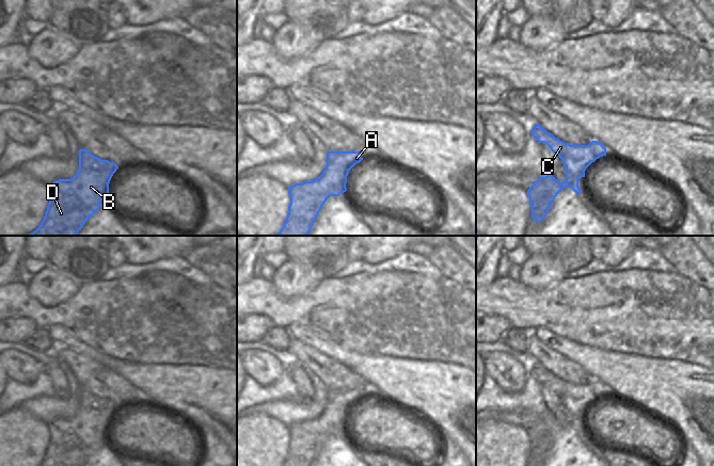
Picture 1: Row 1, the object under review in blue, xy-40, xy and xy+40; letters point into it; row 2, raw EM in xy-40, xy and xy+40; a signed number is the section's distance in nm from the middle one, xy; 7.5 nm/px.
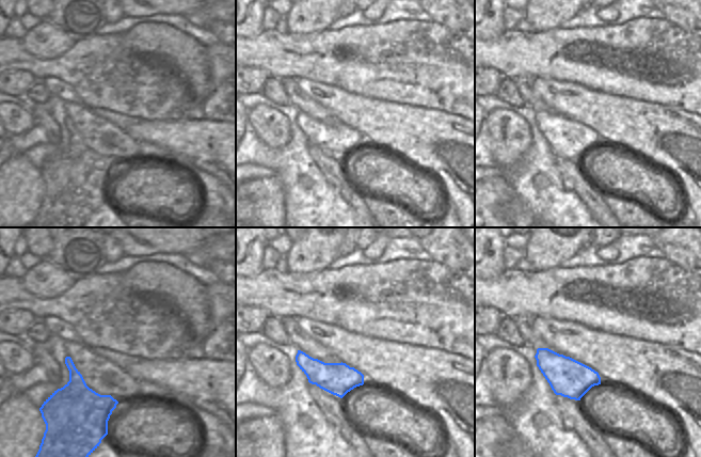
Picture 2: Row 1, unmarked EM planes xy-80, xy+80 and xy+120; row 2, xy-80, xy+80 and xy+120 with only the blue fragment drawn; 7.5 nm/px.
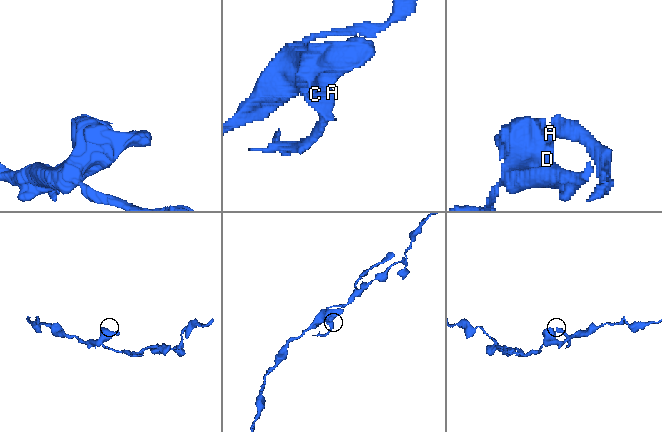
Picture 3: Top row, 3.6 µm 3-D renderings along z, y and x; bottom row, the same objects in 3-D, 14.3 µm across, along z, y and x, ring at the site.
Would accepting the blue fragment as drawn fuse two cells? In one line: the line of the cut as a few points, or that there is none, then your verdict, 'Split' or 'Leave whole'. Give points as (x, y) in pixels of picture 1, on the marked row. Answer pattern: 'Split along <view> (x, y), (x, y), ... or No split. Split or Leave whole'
Split along xy+40 (561, 159), (587, 158), (590, 163). Split

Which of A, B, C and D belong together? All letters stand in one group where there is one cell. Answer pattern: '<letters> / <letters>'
A B D / C

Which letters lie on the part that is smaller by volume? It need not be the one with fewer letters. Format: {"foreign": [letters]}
{"foreign": ["C"]}

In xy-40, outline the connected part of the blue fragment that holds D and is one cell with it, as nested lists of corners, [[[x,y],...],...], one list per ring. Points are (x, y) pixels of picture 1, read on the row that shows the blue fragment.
[[[86,149],[79,150],[79,170],[72,179],[59,179],[47,186],[49,204],[41,225],[25,236],[77,236],[89,218],[101,207],[101,199],[109,196],[109,183],[118,166],[101,160]]]

